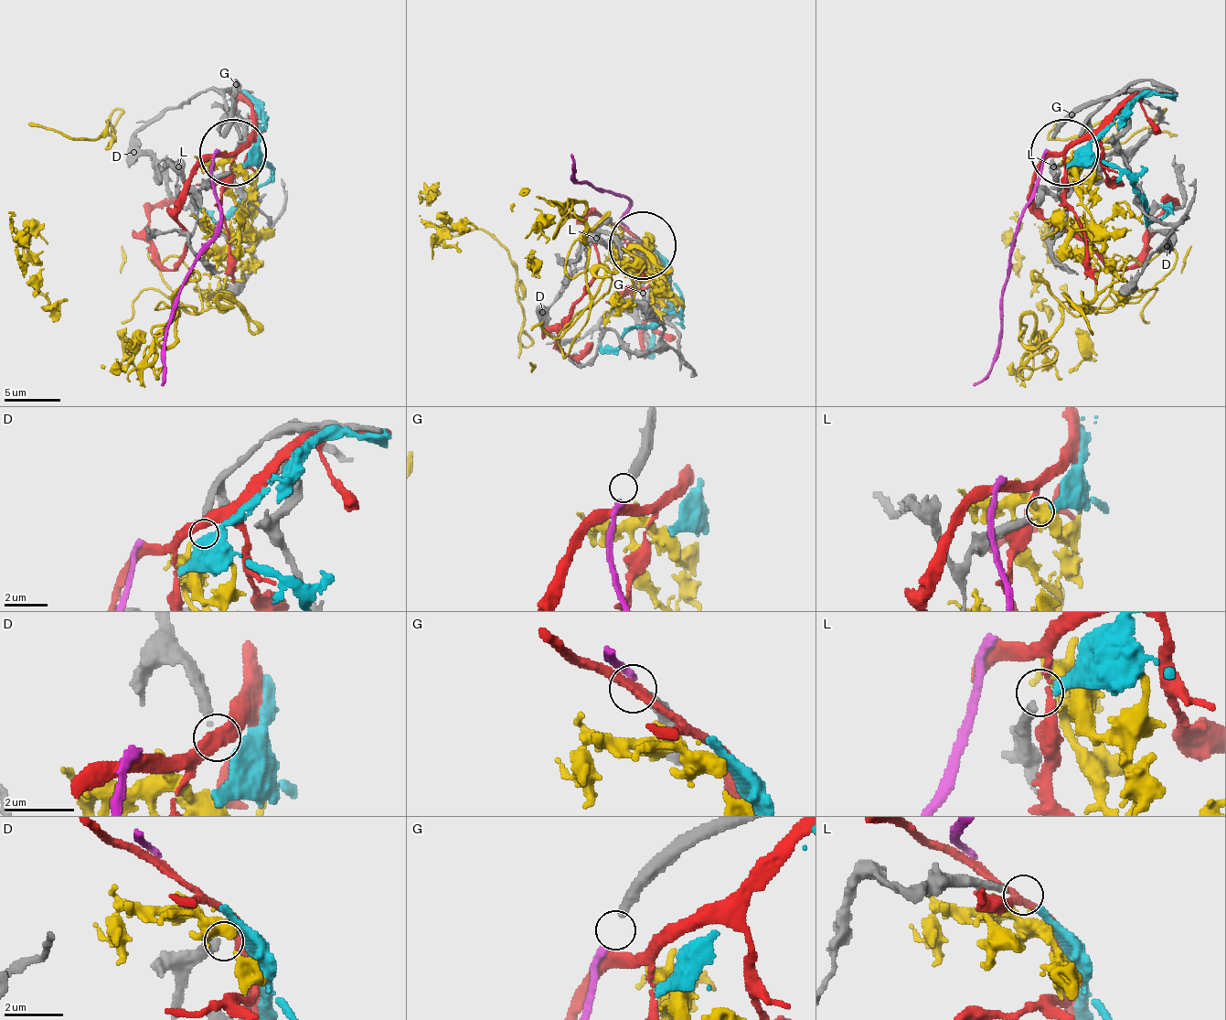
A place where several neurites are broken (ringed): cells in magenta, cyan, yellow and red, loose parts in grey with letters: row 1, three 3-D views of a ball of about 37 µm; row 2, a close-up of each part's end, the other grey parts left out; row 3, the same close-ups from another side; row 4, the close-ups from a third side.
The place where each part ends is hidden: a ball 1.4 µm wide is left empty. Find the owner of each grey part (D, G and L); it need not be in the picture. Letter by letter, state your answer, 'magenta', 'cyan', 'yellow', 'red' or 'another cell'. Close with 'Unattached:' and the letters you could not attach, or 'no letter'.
D: another cell
G: magenta
L: cyan
Unattached: D

